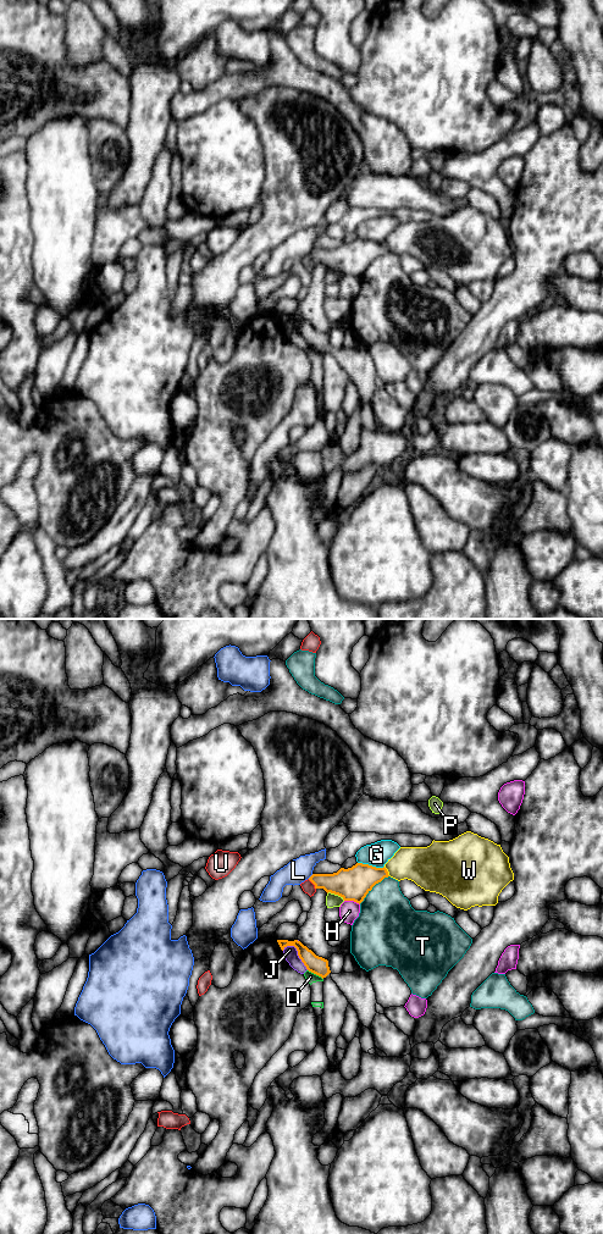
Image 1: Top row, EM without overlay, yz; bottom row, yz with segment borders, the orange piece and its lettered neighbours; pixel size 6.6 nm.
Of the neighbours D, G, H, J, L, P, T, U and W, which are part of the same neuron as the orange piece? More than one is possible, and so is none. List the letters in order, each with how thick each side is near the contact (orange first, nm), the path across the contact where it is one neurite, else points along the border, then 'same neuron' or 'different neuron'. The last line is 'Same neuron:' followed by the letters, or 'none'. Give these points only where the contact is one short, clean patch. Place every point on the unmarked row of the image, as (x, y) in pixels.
D: 120 nm thick on the orange side, 70 nm on the other; border along yz (308, 344), (322, 354); different neuron
G: 220 nm thick on the orange side, 160 nm on the other; different neuron
H: 220 nm thick on the orange side, 130 nm on the other; different neuron
J: 120 nm thick on the orange side, 90 nm on the other; border along yz (283, 322), (293, 321), (308, 344); different neuron
L: 190 nm thick on the orange side, 160 nm on the other; different neuron
P: 220 nm thick on the orange side, 90 nm on the other; different neuron
T: 220 nm thick on the orange side, 380 nm on the other; different neuron
U: 200 nm thick on the orange side, 80 nm on the other; different neuron
W: 220 nm thick on the orange side, 260 nm on the other; different neuron
Same neuron: none

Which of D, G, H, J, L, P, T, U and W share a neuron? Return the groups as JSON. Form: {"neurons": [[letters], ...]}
{"neurons": [["D", "J", "P"], ["G"], ["H"], ["L"], ["T"], ["U"], ["W"]]}

